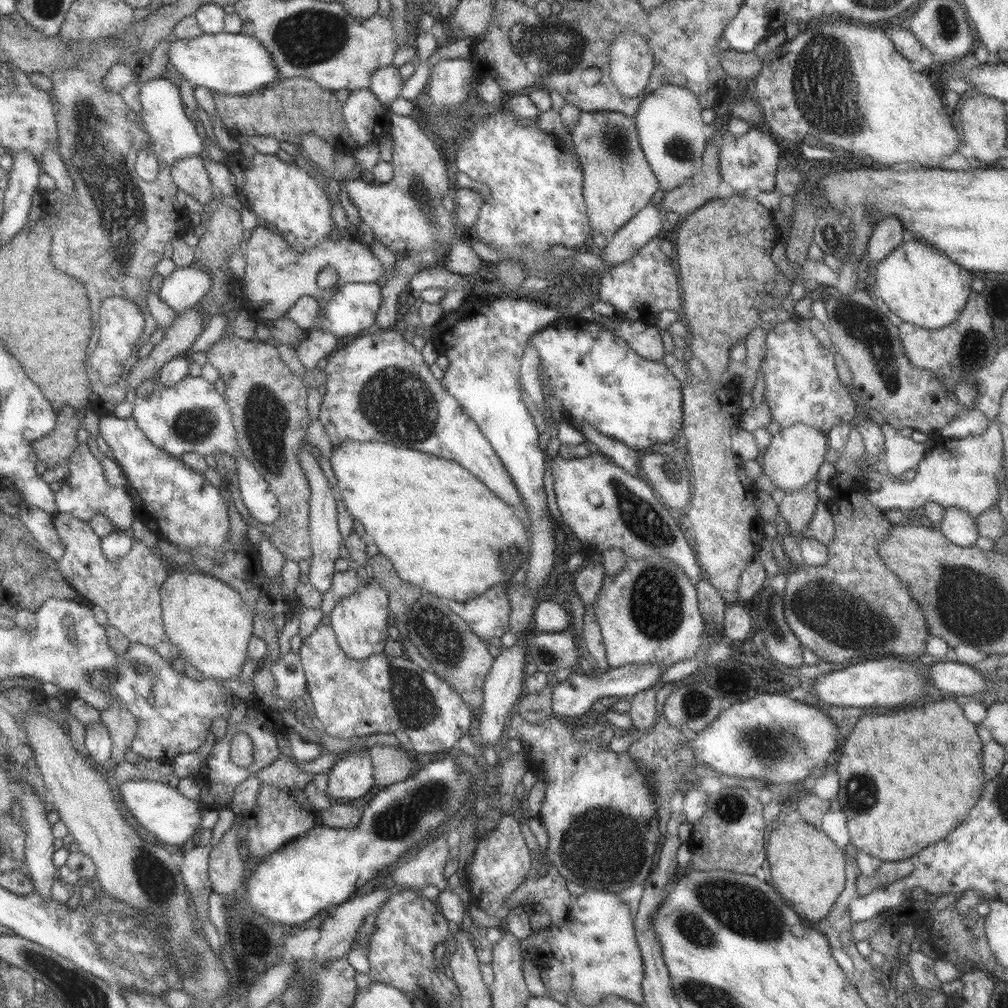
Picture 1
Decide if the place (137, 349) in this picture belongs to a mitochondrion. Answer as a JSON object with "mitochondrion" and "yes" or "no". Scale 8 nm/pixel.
{"mitochondrion":"no"}

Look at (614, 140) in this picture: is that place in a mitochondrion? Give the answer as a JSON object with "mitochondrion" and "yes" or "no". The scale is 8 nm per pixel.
{"mitochondrion":"yes"}

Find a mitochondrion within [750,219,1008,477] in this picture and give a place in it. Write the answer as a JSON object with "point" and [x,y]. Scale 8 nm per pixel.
{"point":[856,321]}

